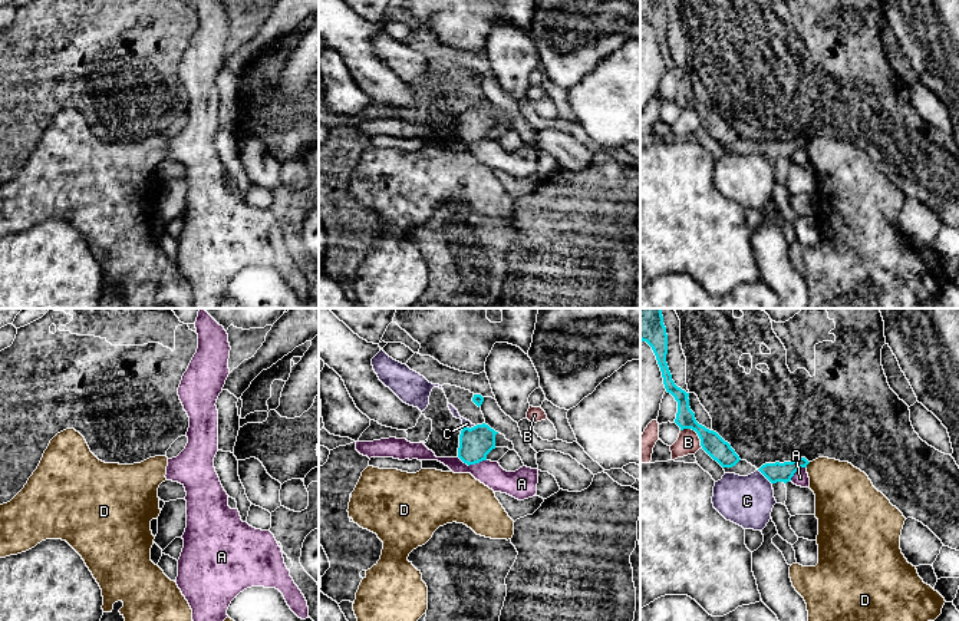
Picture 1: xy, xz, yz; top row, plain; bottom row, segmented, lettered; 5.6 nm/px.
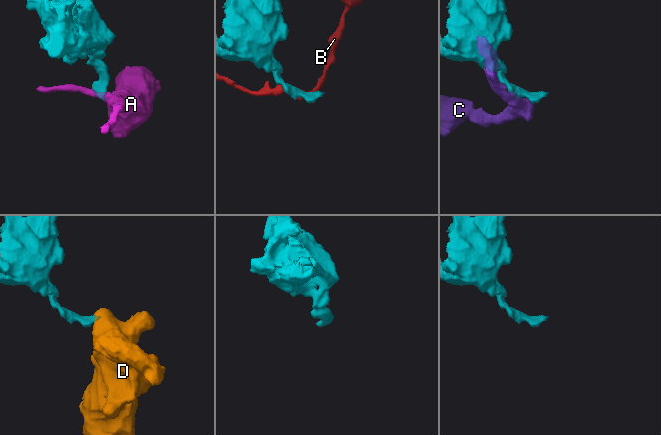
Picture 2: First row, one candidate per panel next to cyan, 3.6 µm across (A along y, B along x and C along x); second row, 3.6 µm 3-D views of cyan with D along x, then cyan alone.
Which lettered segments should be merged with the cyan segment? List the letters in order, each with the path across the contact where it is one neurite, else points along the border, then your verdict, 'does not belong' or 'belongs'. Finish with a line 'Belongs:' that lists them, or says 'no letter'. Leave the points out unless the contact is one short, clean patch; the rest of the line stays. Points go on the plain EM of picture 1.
A: along xz (458, 135), (468, 144), (485, 139) | does not belong
B: along yz (681, 108), (692, 108), (702, 125) | does not belong
C: along yz (757, 148), (771, 162) | does not belong
D: along yz (810, 141), (806, 145) | does not belong
Belongs: no letter

